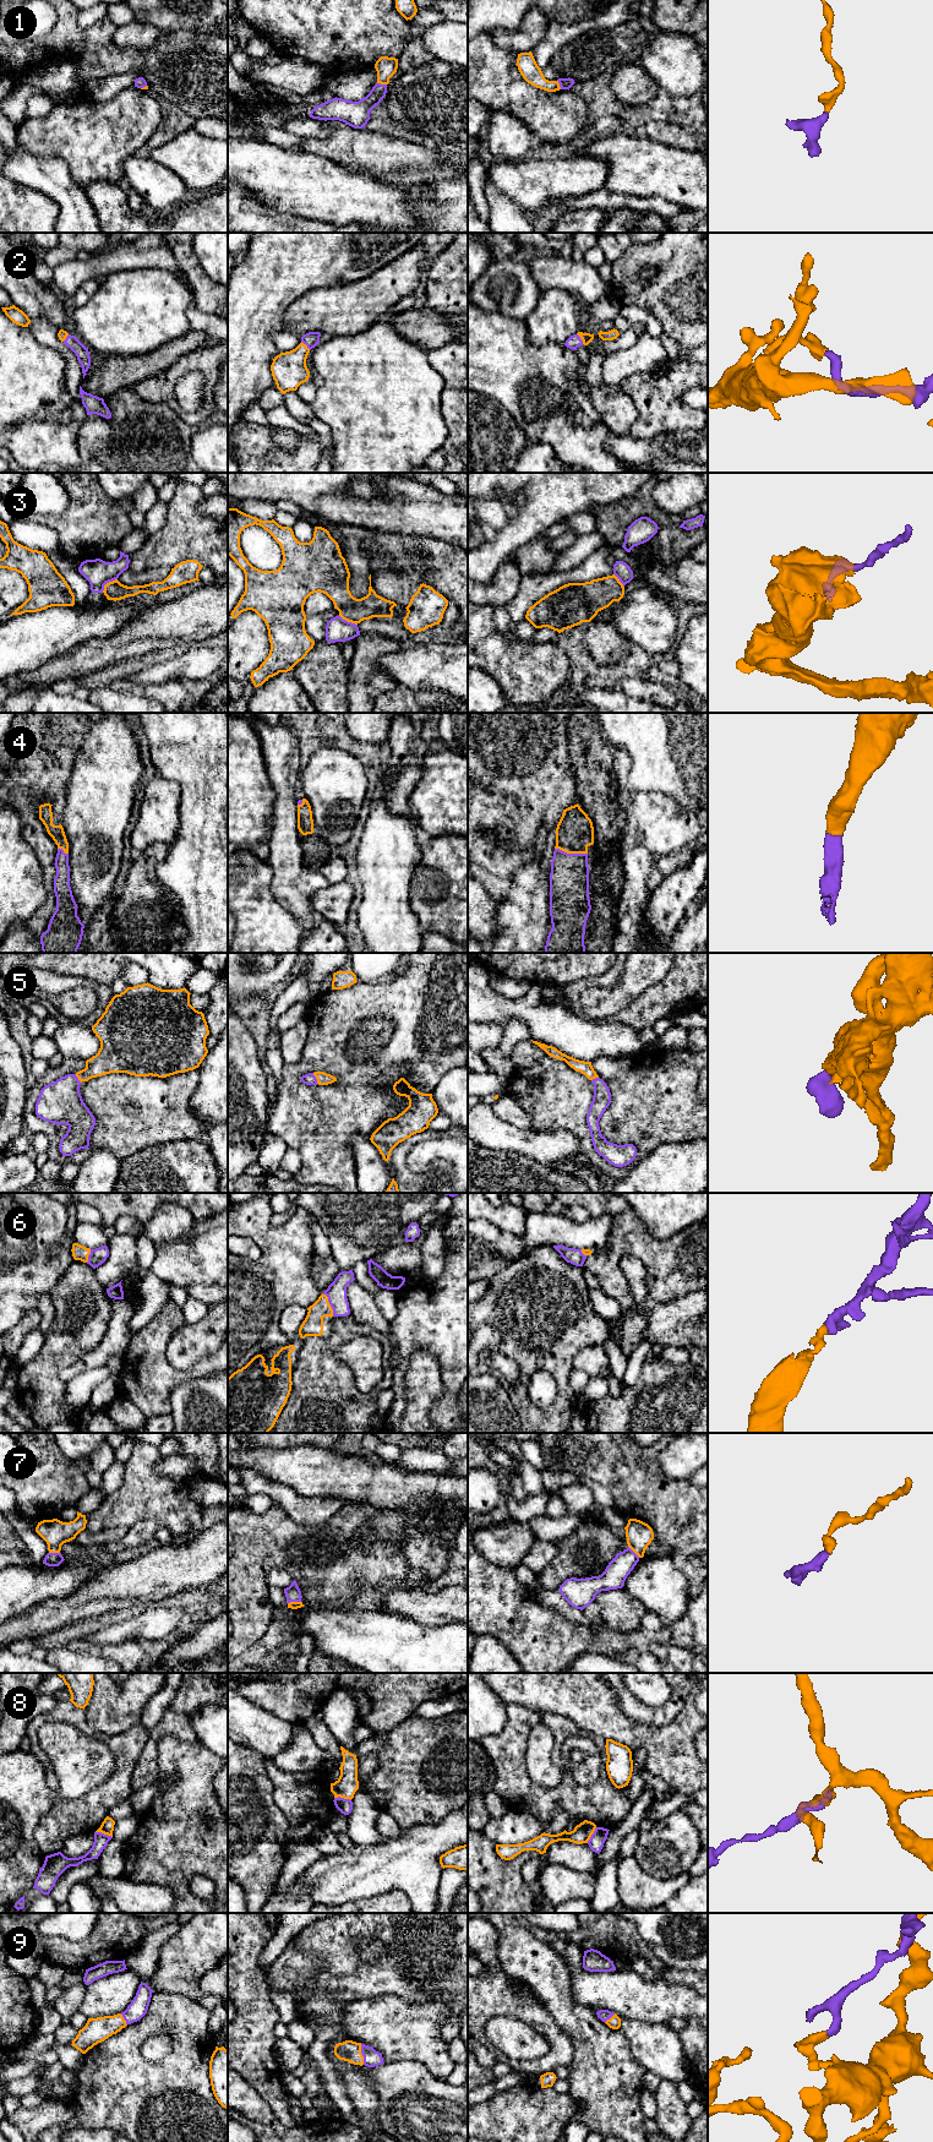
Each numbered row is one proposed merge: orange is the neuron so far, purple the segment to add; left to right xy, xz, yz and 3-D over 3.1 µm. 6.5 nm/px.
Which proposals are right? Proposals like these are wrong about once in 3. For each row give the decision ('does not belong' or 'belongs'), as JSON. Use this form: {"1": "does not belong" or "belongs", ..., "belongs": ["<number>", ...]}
{"1": "belongs", "2": "belongs", "3": "does not belong", "4": "belongs", "5": "belongs", "6": "belongs", "7": "belongs", "8": "does not belong", "9": "belongs", "belongs": ["1", "2", "4", "5", "6", "7", "9"]}

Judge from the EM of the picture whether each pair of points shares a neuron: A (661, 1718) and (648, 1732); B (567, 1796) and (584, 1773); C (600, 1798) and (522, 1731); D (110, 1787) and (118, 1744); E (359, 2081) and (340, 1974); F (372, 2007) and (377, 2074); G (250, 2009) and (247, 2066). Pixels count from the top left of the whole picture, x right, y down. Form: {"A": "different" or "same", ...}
{"A": "different", "B": "different", "C": "same", "D": "same", "E": "different", "F": "different", "G": "same"}

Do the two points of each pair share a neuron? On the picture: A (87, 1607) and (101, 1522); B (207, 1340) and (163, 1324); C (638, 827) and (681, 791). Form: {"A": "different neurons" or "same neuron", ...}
{"A": "different neurons", "B": "different neurons", "C": "different neurons"}

